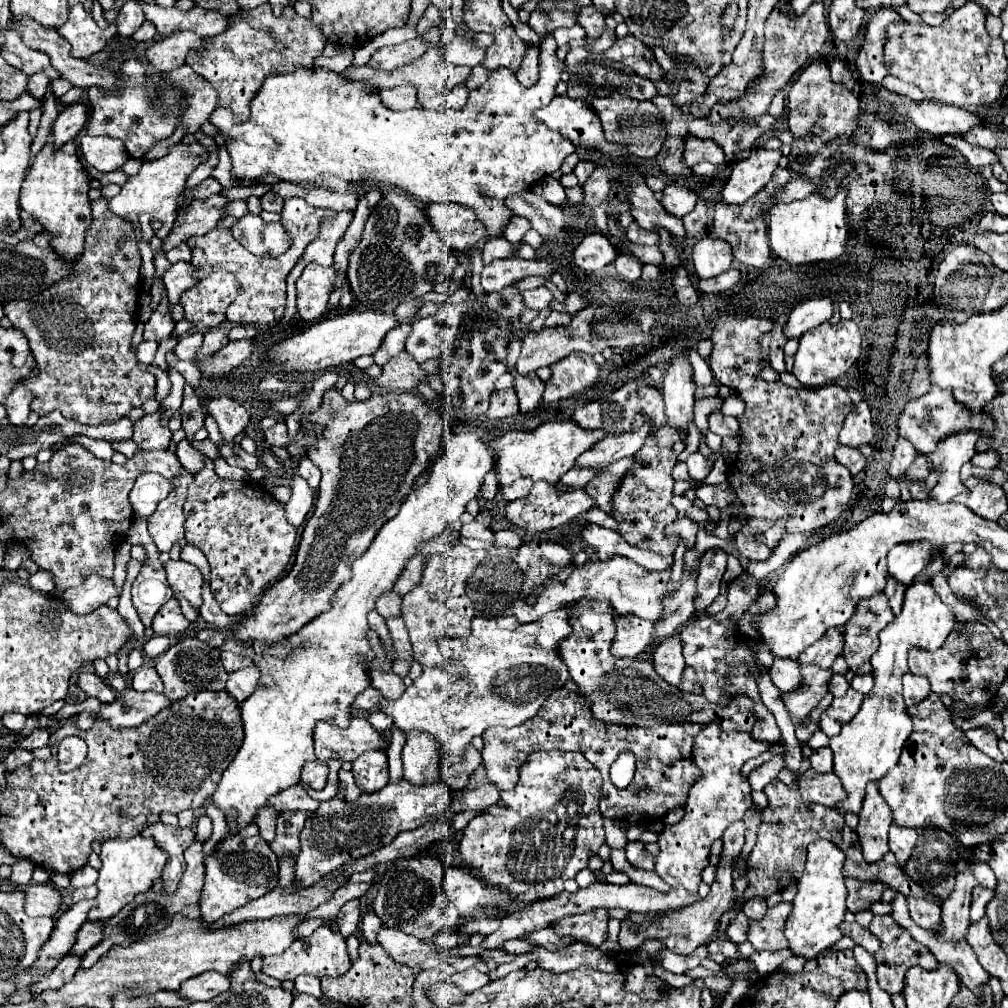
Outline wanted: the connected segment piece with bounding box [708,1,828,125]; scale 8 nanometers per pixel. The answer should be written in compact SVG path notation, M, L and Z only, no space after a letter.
M784 1L774 7L770 17L766 19L764 27L764 51L762 51L762 61L764 69L762 73L746 87L744 95L728 101L728 103L716 103L712 113L708 115L710 125L720 125L724 119L728 121L730 117L746 117L746 119L756 119L768 113L768 105L774 99L776 91L784 89L790 85L792 75L806 65L810 55L818 55L822 45L826 43L828 37L828 27L826 27L826 17L824 17L824 5L822 3L812 3L804 15L788 15L788 7L784 7Z

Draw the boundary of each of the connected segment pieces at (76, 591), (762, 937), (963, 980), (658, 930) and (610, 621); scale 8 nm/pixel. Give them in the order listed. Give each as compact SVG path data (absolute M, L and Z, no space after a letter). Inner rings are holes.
M88 575L78 587L66 589L60 599L66 601L68 609L76 615L86 615L104 605L108 599L116 597L120 591L112 585L110 579L100 575Z
M778 903L776 907L768 909L764 919L760 921L750 921L748 925L748 941L756 951L768 949L768 951L778 951L786 949L786 939L784 939L784 923L786 917L790 915L792 903Z
M962 871L956 875L956 885L950 893L950 899L944 903L944 909L942 909L942 923L944 923L944 929L942 929L942 935L936 935L930 931L916 925L908 912L907 902L902 895L902 899L895 898L893 904L893 911L891 916L894 920L900 920L902 918L902 927L904 927L914 937L914 940L923 945L928 945L930 951L934 951L934 955L938 957L938 963L944 963L948 967L952 967L960 979L960 987L968 987L970 991L978 993L982 991L982 985L988 985L990 983L990 975L982 969L982 965L978 963L972 947L966 943L966 929L970 925L970 917L968 917L968 907L970 907L970 893L972 889L978 885L978 881L974 879L974 875L970 875L970 871Z
M744 819L732 823L726 829L726 833L722 837L722 841L724 841L722 857L720 857L720 863L716 865L716 879L714 879L714 883L712 883L710 893L708 893L706 899L702 899L702 901L686 907L684 911L680 911L676 915L662 915L658 919L658 923L652 923L652 925L648 923L648 919L640 919L640 915L634 913L634 919L628 921L630 923L630 949L636 949L646 939L660 939L664 945L668 945L670 951L674 951L678 955L690 955L698 945L708 943L714 937L714 931L718 929L718 919L722 917L722 913L730 911L734 907L734 903L736 903L736 889L734 889L732 873L734 873L734 857L744 847L744 835L746 835L746 823L744 823ZM632 935L634 935L634 947L632 947Z
M594 599L590 601L576 601L572 605L572 613L570 613L570 625L572 625L572 633L562 639L558 643L558 653L562 657L562 661L568 665L570 677L576 681L578 685L578 693L588 701L590 705L590 713L594 715L594 719L604 721L604 723L616 723L616 725L640 725L640 727L654 727L654 725L664 725L664 723L700 723L706 725L710 721L720 723L720 727L724 731L750 731L754 725L754 707L752 701L748 697L736 697L734 703L726 707L720 707L716 703L708 703L704 699L704 695L690 695L680 691L678 687L666 683L654 669L654 665L648 659L642 657L616 657L612 655L612 643L614 643L614 635L616 635L616 619L614 619L614 607L612 603L604 603Z

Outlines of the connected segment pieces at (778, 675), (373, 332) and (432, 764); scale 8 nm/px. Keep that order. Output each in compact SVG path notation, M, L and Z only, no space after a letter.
M774 659L774 665L770 667L770 677L772 677L772 683L782 691L782 693L788 693L792 689L798 687L802 675L800 675L800 665L792 659Z
M370 309L348 311L344 315L324 319L300 335L280 341L278 345L274 345L268 351L268 357L284 371L316 373L316 371L324 371L334 365L350 363L362 355L374 355L378 351L378 347L382 345L386 333L398 325L400 325L398 319L392 319L392 315L386 315L386 313L374 313Z
M412 735L402 749L404 779L412 785L436 785L440 777L438 743L432 743L428 735Z

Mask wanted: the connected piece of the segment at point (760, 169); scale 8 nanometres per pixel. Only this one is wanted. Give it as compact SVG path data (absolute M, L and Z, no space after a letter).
M756 149L750 157L736 161L732 167L732 175L722 189L724 203L744 205L750 197L754 197L760 189L766 187L772 173L778 169L782 151Z

